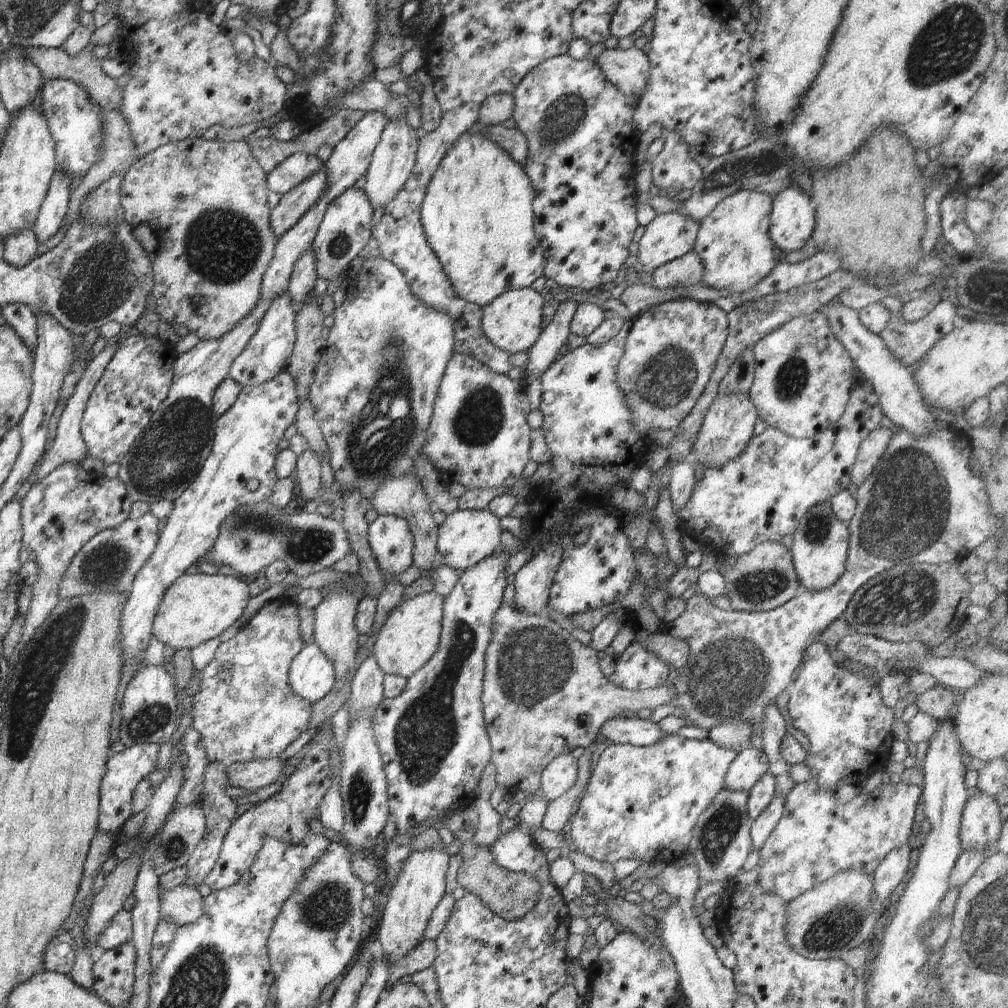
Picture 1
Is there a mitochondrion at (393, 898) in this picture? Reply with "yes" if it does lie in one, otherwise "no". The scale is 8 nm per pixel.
no

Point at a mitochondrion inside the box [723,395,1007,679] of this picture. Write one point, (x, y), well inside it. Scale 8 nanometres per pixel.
(904, 513)

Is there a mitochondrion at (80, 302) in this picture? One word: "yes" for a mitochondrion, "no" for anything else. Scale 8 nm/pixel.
yes

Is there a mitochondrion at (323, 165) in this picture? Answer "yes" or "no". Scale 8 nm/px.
no

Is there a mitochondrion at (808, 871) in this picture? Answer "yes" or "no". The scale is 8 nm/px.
no

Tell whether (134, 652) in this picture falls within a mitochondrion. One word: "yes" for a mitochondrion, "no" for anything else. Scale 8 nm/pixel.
no

